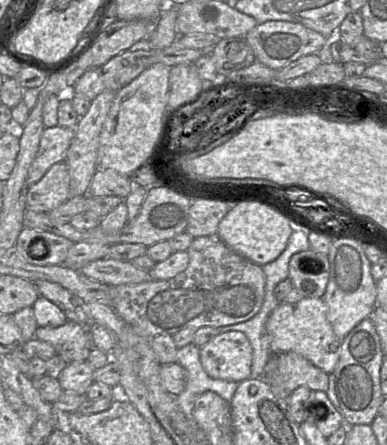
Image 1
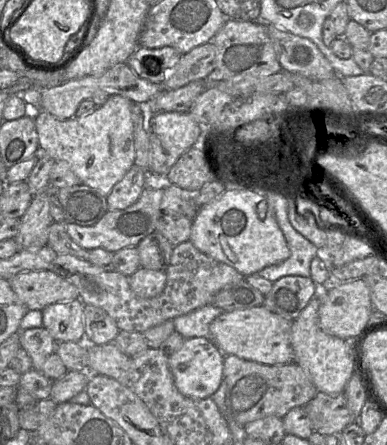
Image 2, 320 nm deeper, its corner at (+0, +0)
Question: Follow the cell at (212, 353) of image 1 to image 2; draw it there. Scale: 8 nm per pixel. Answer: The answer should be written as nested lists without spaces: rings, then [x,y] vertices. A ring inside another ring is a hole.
[[[208,338],[185,339],[182,347],[169,356],[169,367],[178,391],[191,399],[205,399],[212,396],[223,380],[224,354]]]

